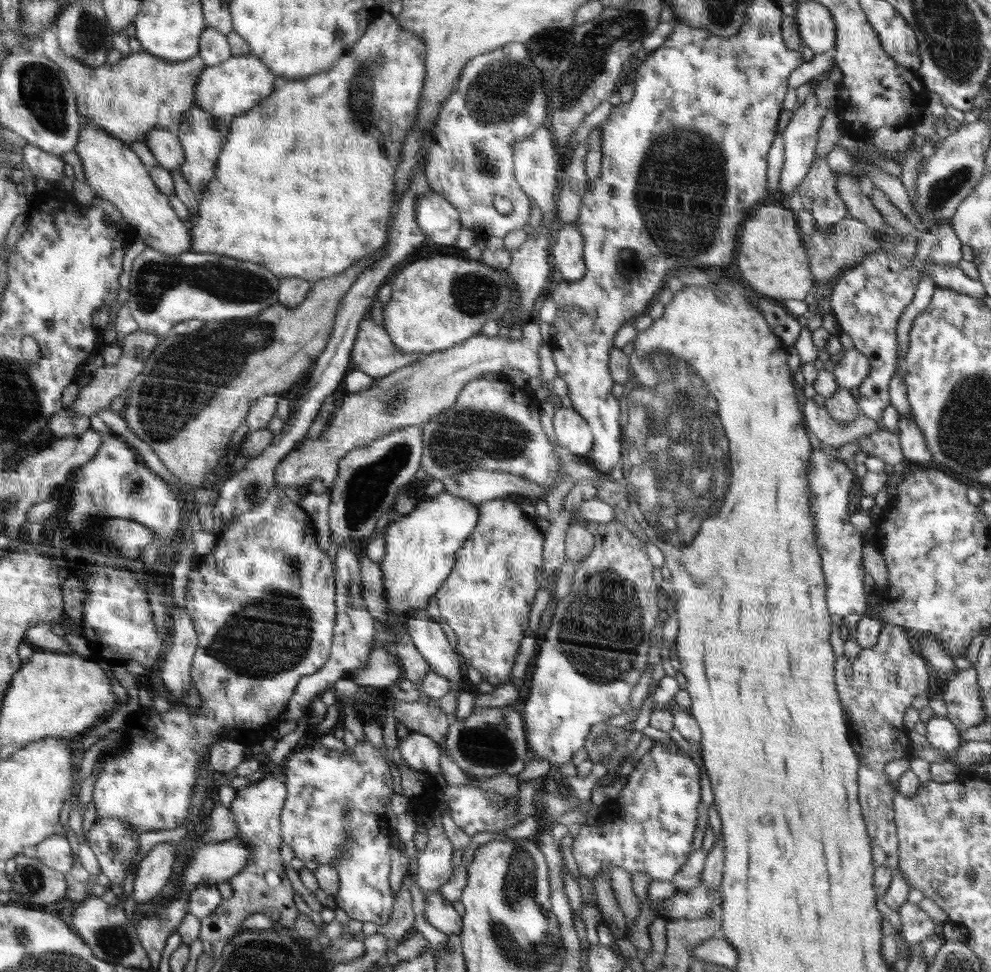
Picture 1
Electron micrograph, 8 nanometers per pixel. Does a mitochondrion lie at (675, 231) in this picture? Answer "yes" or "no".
yes

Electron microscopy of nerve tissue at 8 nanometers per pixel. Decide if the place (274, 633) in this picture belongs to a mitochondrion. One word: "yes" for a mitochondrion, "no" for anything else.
yes

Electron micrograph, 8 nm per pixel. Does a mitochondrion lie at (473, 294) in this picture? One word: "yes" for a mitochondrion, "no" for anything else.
yes

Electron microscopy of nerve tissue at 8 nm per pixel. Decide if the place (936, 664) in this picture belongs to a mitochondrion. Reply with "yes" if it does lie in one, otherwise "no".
no

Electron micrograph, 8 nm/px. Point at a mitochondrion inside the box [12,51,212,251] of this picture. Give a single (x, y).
(41, 89)

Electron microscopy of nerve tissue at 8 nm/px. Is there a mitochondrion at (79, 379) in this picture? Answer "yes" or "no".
no

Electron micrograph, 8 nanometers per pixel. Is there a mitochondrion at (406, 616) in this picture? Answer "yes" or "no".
no

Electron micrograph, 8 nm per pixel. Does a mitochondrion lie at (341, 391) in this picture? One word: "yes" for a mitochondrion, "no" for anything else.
no

